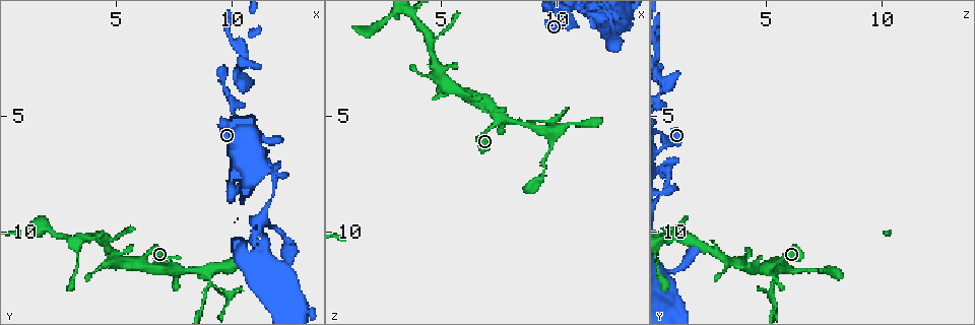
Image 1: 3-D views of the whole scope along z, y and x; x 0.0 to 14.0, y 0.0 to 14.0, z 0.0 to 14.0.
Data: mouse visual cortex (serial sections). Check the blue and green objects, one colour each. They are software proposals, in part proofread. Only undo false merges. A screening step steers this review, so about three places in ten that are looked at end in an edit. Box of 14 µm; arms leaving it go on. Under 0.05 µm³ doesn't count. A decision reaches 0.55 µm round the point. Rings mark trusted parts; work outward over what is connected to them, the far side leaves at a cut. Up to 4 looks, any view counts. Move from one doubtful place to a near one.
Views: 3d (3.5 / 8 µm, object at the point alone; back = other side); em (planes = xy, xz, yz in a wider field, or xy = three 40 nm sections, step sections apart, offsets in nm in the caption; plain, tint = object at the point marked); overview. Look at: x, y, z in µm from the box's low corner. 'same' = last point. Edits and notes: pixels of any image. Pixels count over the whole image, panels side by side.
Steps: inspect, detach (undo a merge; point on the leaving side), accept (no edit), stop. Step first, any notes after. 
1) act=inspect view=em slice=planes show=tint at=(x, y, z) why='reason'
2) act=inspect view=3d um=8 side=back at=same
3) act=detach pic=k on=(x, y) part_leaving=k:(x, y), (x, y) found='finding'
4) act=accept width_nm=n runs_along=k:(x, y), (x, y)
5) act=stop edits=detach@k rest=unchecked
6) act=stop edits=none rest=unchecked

act=inspect view=3d um=3.5 at=(7.5, 11.5, 5.0) why='branch point'

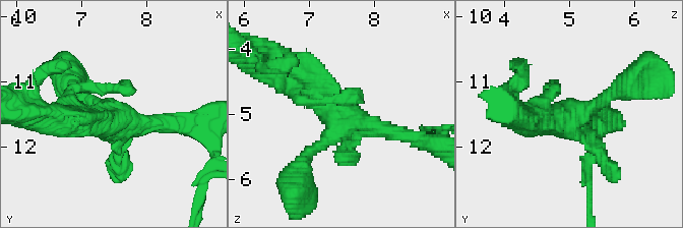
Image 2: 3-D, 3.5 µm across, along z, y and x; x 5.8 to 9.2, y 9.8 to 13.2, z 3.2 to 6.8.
act=inspect view=em slice=xy step=1 show=tint at=(7.45, 11.50, 5.05)

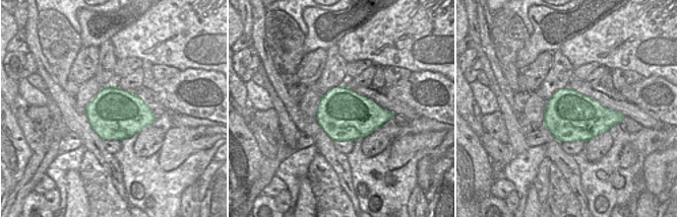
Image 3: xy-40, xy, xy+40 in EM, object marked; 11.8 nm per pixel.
act=accept found='continuous, no second cell'

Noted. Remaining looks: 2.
act=inspect view=3d um=8 at=(9.3, 12.4, 5.2) why='three arms meet'

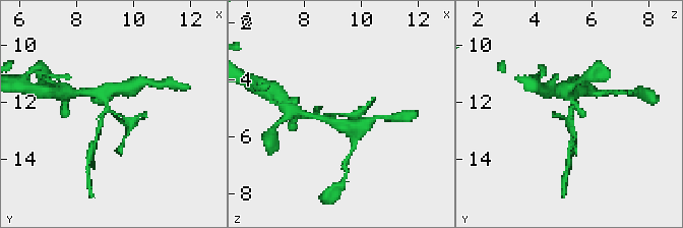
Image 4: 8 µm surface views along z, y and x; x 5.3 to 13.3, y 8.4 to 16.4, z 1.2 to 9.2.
act=inspect view=em slice=xy step=5 show=tint at=(9.2, 12.3, 5.3) arms=3 arm_widths_nm=100,200,250

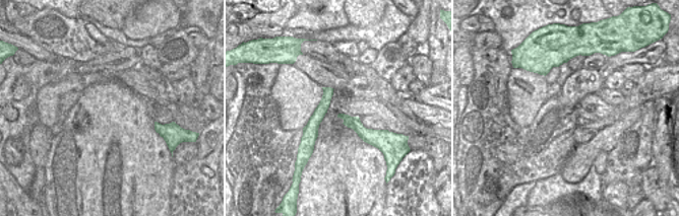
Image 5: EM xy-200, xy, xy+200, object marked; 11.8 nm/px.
act=accept runs_along=5:(344, 117), (363, 132), (374, 132) found='continuous, no second cell'

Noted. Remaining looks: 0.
act=stop edits=none rest=unchecked

